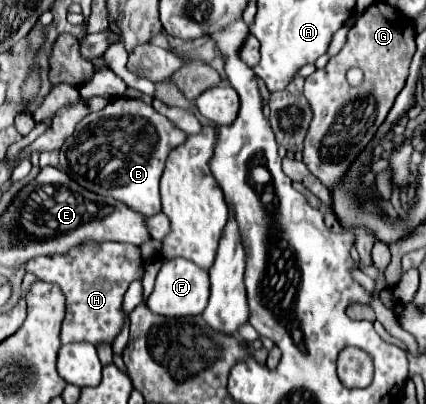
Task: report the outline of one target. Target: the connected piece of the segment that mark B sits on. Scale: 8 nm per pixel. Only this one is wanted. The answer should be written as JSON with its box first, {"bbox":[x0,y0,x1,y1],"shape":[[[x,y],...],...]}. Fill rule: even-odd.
{"bbox":[59,99,187,215],"shape":[[[115,99],[99,113],[89,113],[63,143],[59,167],[87,191],[119,199],[141,215],[161,211],[159,179],[165,159],[177,145],[187,141],[187,133],[159,115],[151,105],[139,99]]]}

